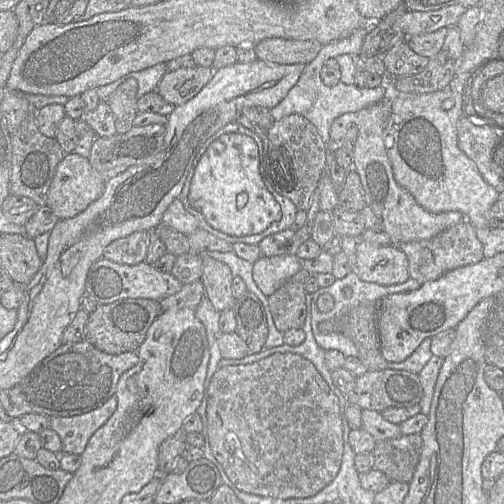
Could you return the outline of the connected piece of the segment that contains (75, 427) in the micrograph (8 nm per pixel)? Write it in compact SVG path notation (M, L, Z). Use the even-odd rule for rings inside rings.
M115 394L101 407L76 416L50 417L49 429L58 434L62 454L81 455L91 436L111 417L117 408Z

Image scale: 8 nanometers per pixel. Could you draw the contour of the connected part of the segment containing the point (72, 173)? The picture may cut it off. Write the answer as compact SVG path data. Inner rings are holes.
M67 153L56 167L46 205L60 220L73 218L103 194L105 184L87 158Z

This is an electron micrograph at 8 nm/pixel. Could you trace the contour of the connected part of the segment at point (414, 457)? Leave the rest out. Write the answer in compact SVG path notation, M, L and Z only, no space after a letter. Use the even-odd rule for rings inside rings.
M420 433L402 434L378 442L372 451L373 469L383 472L390 482L410 483L420 459L421 449Z

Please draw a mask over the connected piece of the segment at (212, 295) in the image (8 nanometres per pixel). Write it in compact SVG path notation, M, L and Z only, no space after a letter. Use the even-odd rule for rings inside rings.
M202 256L202 277L205 295L213 307L222 312L233 309L235 298L232 290L233 274L228 265L210 256Z

